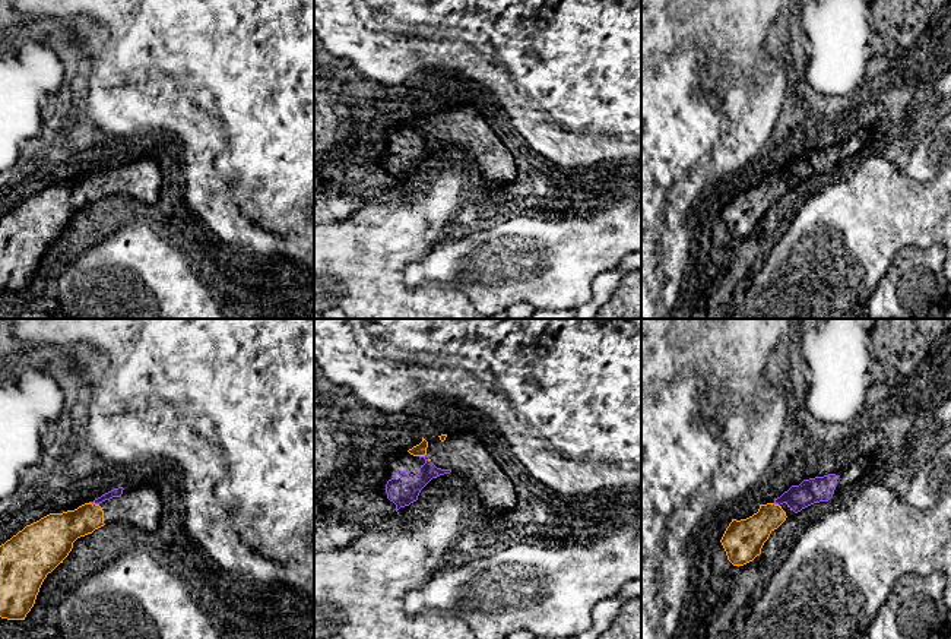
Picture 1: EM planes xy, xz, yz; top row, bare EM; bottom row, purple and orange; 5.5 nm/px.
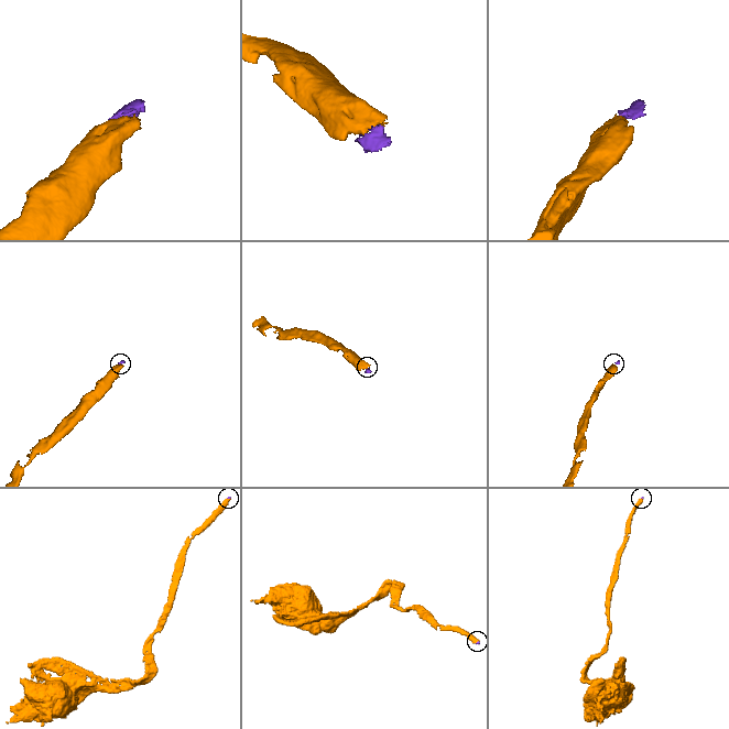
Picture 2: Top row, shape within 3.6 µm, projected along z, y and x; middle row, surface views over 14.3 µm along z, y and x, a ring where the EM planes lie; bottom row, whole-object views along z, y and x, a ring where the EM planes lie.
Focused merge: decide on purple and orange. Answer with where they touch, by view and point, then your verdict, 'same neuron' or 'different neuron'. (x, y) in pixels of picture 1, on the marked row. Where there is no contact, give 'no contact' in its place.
meets purple in xy at (94, 502); same neuron

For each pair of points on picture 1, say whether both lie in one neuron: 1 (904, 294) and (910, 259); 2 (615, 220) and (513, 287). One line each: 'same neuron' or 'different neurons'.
1: same neuron
2: same neuron

